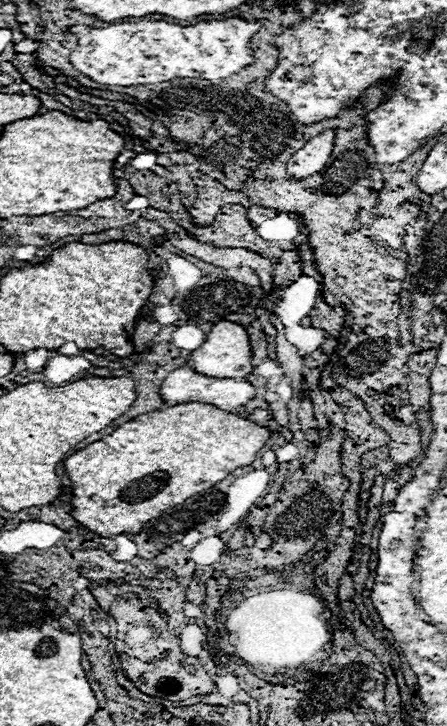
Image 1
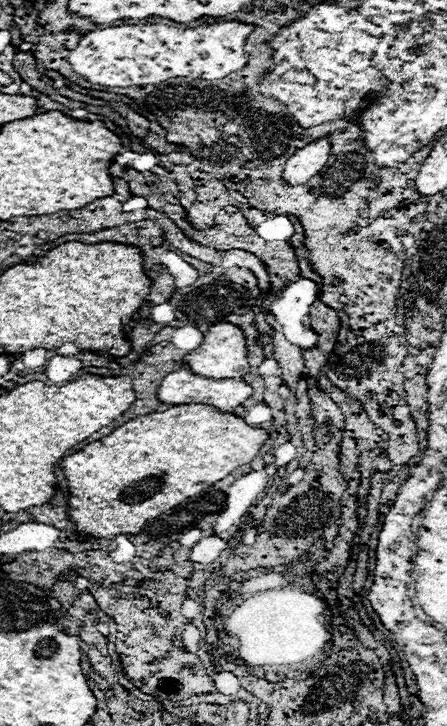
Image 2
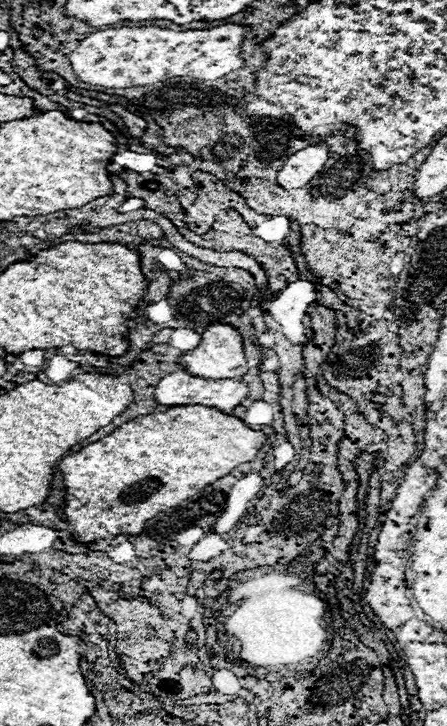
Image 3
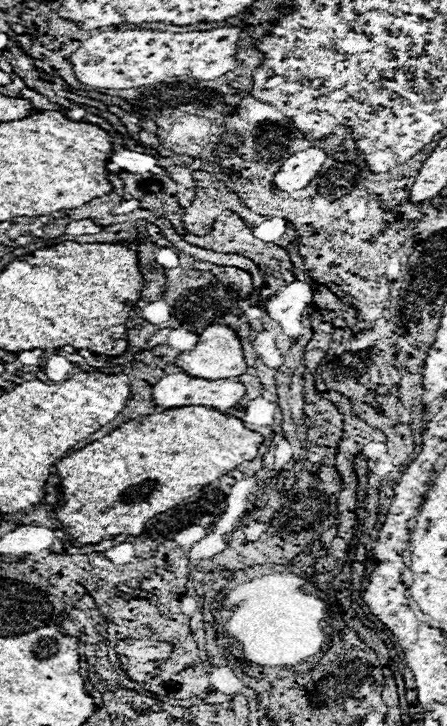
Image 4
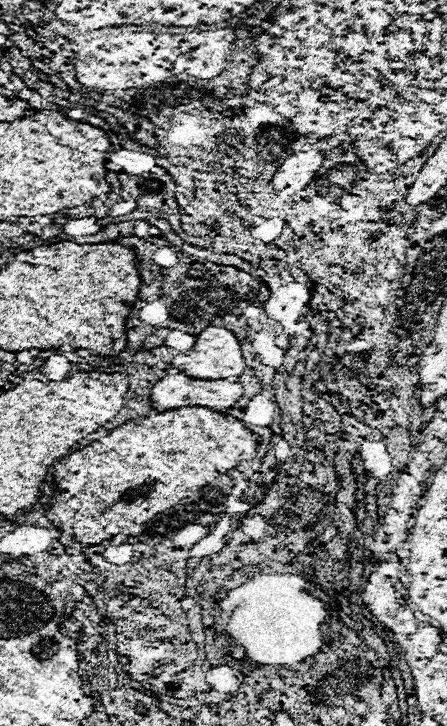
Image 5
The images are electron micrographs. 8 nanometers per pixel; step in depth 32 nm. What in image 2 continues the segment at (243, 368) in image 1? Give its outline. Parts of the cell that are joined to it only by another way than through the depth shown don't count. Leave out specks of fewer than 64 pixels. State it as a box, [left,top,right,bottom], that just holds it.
[184,322,250,378]

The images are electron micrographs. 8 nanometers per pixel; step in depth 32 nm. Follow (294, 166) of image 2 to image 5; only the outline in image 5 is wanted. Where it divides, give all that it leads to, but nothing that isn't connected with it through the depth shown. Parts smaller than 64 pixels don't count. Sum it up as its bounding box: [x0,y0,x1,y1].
[270,148,325,196]

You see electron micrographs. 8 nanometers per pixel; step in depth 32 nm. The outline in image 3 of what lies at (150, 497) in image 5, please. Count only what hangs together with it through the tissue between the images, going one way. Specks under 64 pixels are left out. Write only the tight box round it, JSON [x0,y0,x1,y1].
[58,404,266,542]

